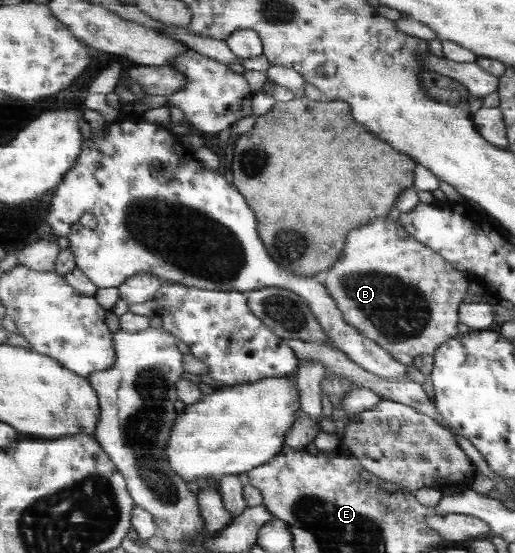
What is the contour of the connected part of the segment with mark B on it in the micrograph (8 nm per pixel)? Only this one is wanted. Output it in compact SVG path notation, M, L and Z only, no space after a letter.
M388 218L350 231L342 257L327 272L324 285L344 320L397 358L407 367L409 378L419 384L424 378L412 360L422 354L433 355L446 340L459 334L456 311L468 289L464 273L458 273L438 253Z

